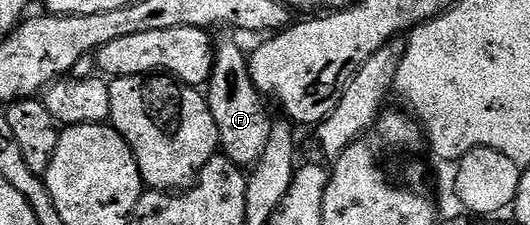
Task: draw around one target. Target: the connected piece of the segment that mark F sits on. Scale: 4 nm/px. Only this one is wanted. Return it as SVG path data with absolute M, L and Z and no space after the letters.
M217 41L214 46L216 62L212 65L212 74L206 83L206 97L210 116L214 116L214 124L218 124L218 136L220 137L219 153L232 161L235 166L241 168L255 167L260 161L262 152L266 148L266 140L272 135L273 119L268 119L268 110L263 106L262 95L257 90L252 73L248 71L249 55L236 42Z

